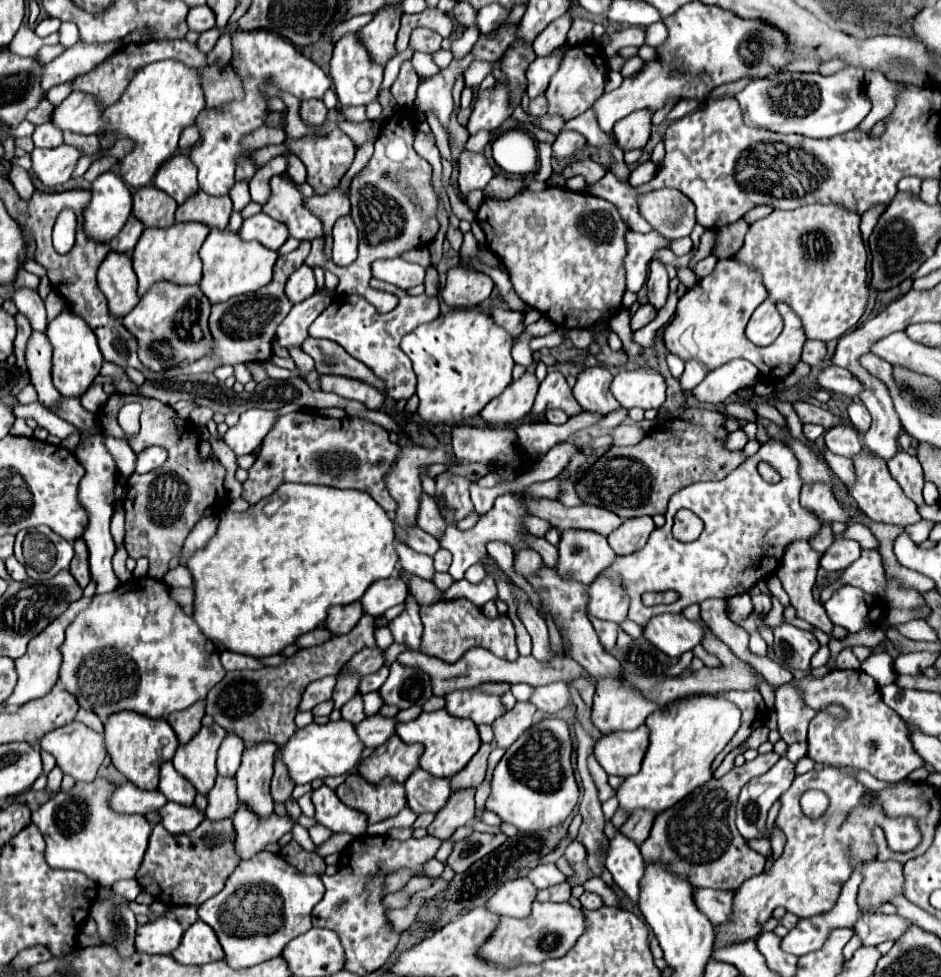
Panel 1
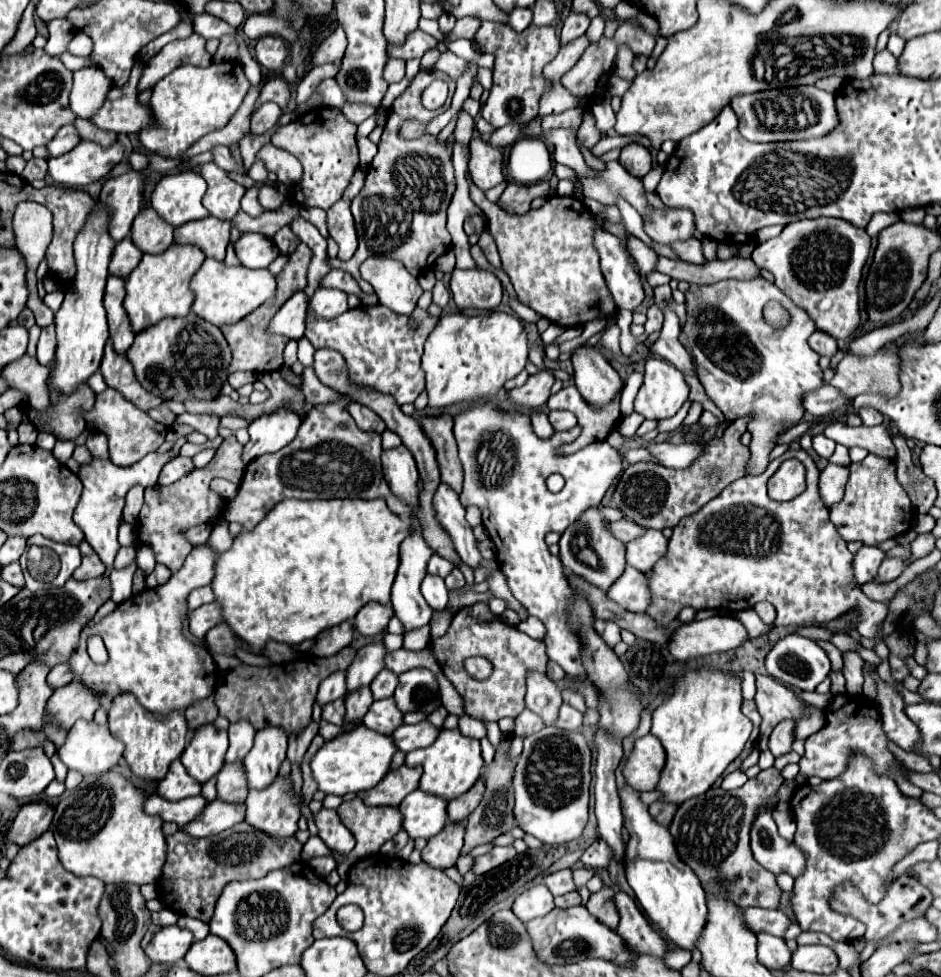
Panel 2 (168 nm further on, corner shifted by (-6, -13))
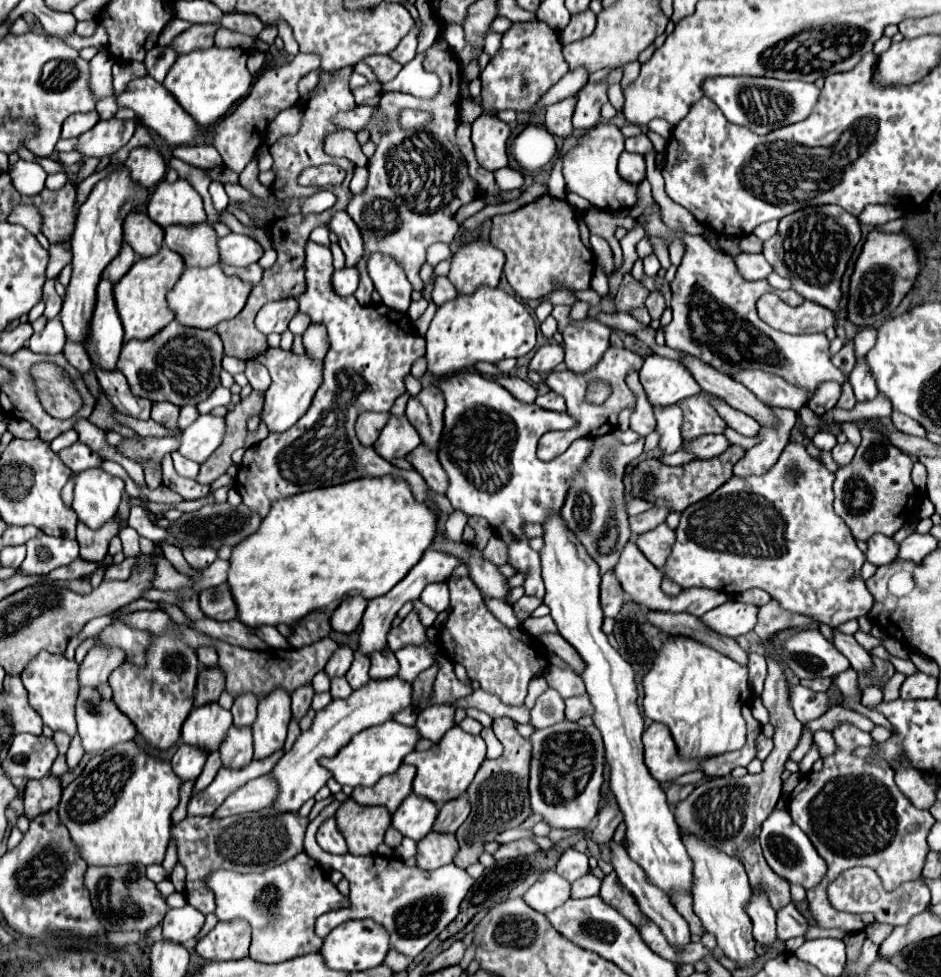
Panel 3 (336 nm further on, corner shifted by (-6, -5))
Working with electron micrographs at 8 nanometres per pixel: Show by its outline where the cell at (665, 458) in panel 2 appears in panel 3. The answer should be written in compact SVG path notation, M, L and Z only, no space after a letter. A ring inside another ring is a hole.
M702 435L700 439L692 439L692 443L682 443L680 451L696 455L696 459L708 459L724 453L728 445L730 443L724 435Z

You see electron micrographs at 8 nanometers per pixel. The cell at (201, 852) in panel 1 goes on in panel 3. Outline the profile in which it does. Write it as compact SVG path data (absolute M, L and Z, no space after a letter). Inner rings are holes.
M274 809L242 813L226 819L214 817L186 817L176 823L170 833L176 841L178 863L186 869L186 901L204 915L214 911L214 895L206 887L206 877L212 871L228 869L236 873L262 873L298 855L304 839L308 819L298 813L278 813Z

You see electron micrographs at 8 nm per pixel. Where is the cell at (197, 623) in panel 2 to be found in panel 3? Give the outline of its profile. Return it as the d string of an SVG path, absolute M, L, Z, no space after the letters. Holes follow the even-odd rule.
M228 583L200 593L200 609L206 617L216 621L230 621L236 617L236 603L230 595Z

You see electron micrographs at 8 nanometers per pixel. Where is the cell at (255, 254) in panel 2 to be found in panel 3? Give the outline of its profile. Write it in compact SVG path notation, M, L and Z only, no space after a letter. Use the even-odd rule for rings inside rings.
M236 233L218 239L218 249L220 261L234 267L248 267L250 263L256 263L264 255L264 249L258 241Z

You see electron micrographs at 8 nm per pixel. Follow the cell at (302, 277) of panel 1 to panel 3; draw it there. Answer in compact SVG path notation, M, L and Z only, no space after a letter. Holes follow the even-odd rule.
M280 299L266 303L260 313L256 315L256 327L264 335L270 333L284 333L288 329L290 319L298 313L296 299Z

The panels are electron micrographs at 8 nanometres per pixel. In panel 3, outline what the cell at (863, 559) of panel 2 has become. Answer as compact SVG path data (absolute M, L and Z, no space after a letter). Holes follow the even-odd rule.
M876 533L868 539L866 561L870 561L872 565L880 567L880 565L892 563L896 559L896 553L898 553L898 545L892 541L892 537Z

